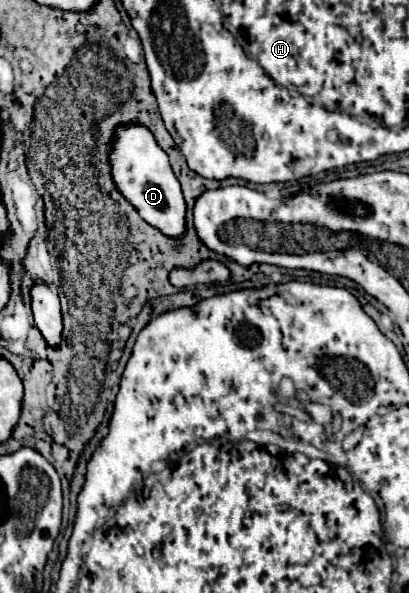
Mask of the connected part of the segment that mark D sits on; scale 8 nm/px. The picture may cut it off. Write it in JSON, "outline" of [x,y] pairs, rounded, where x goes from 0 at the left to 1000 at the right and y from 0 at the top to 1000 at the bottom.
{"outline":[[[291,209],[281,212],[271,233],[271,304],[281,320],[335,354],[335,361],[403,391],[403,398],[438,398],[452,388],[452,337],[443,327],[443,310],[428,300],[408,260],[384,243],[369,219],[350,209]]]}

